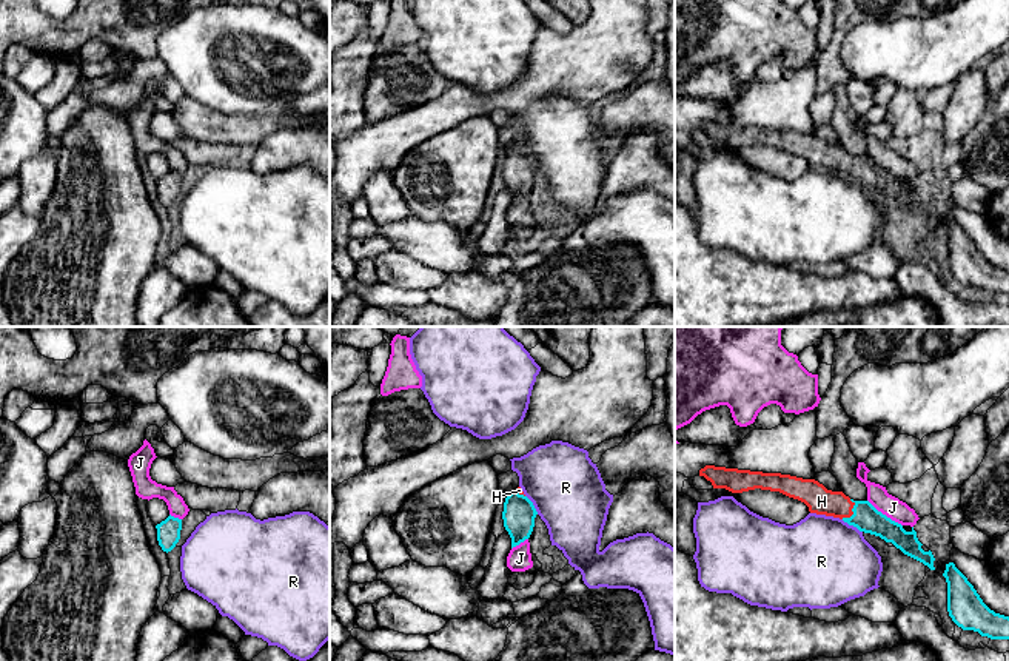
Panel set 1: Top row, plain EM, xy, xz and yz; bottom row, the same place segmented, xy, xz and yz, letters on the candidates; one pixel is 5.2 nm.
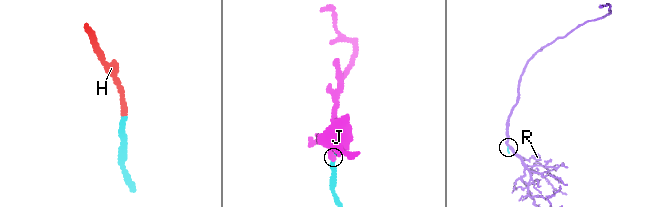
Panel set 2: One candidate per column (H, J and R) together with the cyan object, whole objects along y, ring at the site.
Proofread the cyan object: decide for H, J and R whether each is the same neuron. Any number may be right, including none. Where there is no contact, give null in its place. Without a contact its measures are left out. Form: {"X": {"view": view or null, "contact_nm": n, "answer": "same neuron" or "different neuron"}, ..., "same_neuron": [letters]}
{"H": {"view": "yz", "contact_nm": 120, "answer": "same neuron"}, "J": {"view": "yz", "contact_nm": 240, "answer": "different neuron"}, "R": {"view": "yz", "contact_nm": 130, "answer": "different neuron"}, "same_neuron": ["H"]}

